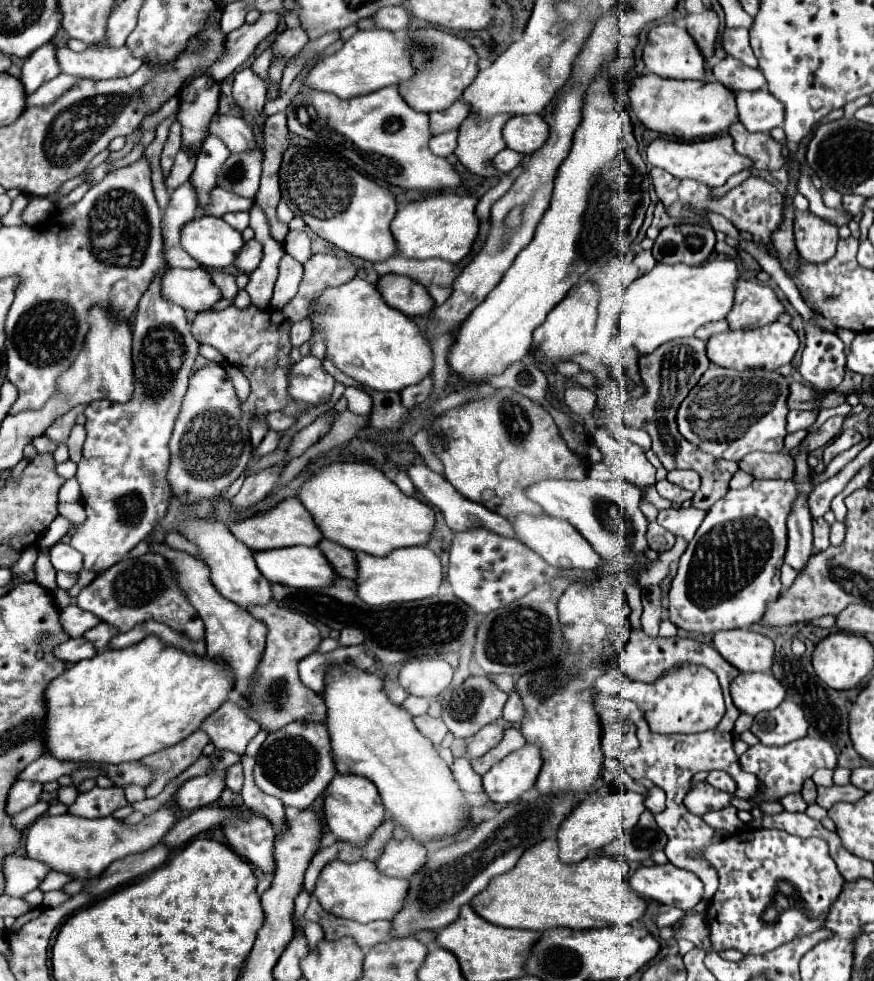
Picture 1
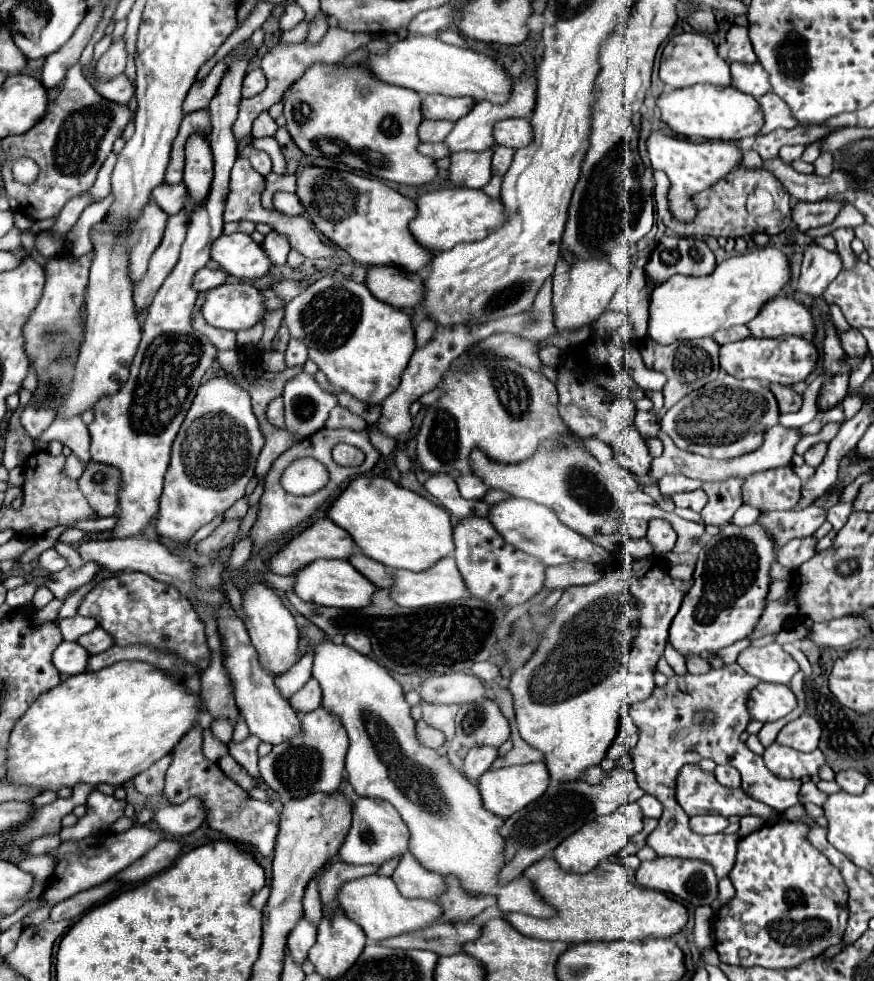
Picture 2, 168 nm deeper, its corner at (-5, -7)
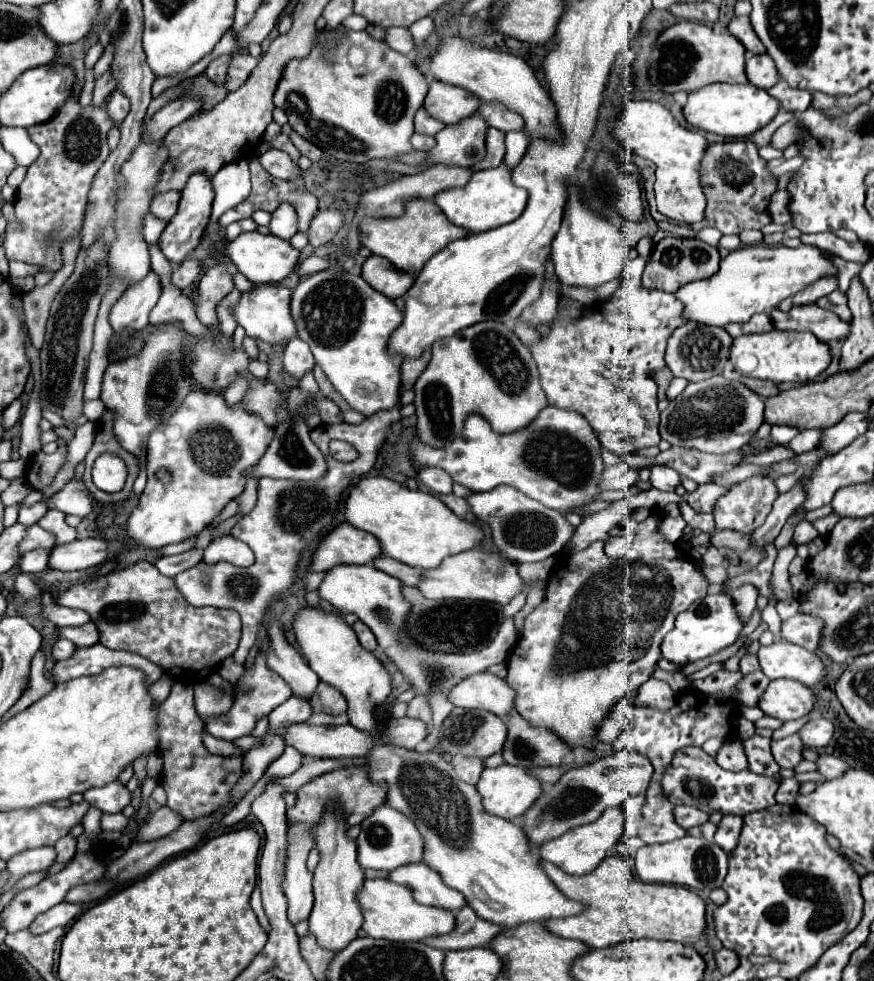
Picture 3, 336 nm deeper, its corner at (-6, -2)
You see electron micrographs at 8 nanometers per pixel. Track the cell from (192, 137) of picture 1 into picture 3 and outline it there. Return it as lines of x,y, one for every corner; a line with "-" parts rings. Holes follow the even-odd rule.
195,173
187,187
181,193
181,201
179,201
179,209
175,213
175,217
167,223
165,231
161,233
161,241
159,241
159,249
163,251
163,255
167,257
167,261
171,265
179,265
181,261
185,261
189,257
189,253
199,245
201,235
209,223
209,215
211,215
211,203
213,203
213,187
211,181
207,177
203,177
203,173

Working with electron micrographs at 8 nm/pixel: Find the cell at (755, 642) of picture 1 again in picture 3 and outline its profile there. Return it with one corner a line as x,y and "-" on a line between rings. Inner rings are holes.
775,641
769,647
761,647
759,663
761,663
763,673
771,681
793,679
803,685
815,687
827,675
823,661
815,653
793,643
783,643
783,641

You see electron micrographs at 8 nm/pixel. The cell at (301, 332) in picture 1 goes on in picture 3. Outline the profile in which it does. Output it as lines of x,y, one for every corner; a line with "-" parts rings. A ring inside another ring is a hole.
293,339
285,347
283,365
285,365
285,371
289,373
289,377
293,377
295,381
301,381
303,375
315,367
309,345
305,345
305,341
301,341
301,339

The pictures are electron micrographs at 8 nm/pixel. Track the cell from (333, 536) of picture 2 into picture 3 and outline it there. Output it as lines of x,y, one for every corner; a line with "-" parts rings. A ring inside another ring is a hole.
341,523
317,547
311,569
327,571
335,565
367,565
381,555
381,543
371,533

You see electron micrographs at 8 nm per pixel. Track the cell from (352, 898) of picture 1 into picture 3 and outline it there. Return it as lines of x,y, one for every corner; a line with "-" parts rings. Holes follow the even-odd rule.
367,879
365,889
359,893
359,903
363,909
363,929
373,939
387,941
423,941
427,937
447,935
455,929
455,915
445,909
433,909
419,905
405,885
391,883
387,879

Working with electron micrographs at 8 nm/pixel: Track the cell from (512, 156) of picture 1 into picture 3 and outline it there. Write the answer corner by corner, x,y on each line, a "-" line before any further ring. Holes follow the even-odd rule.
489,127
487,129
487,137
485,137
485,145
487,145
485,159
475,163
471,167
471,171
491,169
491,167
499,167
503,163
503,157
505,157
505,133
501,133
499,129

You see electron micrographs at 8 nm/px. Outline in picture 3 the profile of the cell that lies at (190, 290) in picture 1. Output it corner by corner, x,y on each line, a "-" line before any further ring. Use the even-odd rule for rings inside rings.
259,285
257,289
243,293
239,305
235,307
237,323
247,331
249,337
261,339
273,347
289,343
293,337
297,337
297,327
291,317
291,295
293,291
281,285

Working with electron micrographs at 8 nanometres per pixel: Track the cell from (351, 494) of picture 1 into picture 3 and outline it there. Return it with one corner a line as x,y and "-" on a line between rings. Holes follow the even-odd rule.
365,477
351,489
345,503
345,519
353,527
375,535
381,541
385,555
423,571
435,569
445,557
481,545
485,537
479,523
457,517
435,495
411,491
385,477

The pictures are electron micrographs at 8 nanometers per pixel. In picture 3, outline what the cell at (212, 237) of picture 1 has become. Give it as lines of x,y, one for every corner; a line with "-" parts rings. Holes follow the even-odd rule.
259,231
253,233
241,233
235,241
227,243
227,253
231,261
237,265
237,269
255,285
263,283
279,283
285,277
293,273
293,269
299,263
299,251
291,247
289,241
281,241
273,235
261,235

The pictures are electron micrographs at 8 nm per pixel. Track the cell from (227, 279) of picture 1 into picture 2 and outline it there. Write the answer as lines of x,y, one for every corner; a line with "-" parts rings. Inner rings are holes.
202,268
196,272
196,278
194,278
194,288
198,292
204,292
204,290
210,290
210,288
216,288
216,286
222,286
226,282
228,274
222,272
222,270
210,270
210,268

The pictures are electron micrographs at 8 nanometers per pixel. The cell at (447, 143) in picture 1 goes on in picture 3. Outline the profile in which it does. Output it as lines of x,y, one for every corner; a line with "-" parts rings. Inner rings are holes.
415,133
415,135
411,137
411,145
413,145
413,149
417,149
417,151
429,151
429,149
435,147
435,139
429,137
429,135

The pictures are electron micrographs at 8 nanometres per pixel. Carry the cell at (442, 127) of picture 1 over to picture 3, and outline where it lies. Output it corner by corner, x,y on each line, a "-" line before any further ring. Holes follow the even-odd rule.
423,107
415,113
415,131
417,131
417,133
435,135
435,133
439,133
443,127
445,127
445,123
429,117
429,113
427,113

